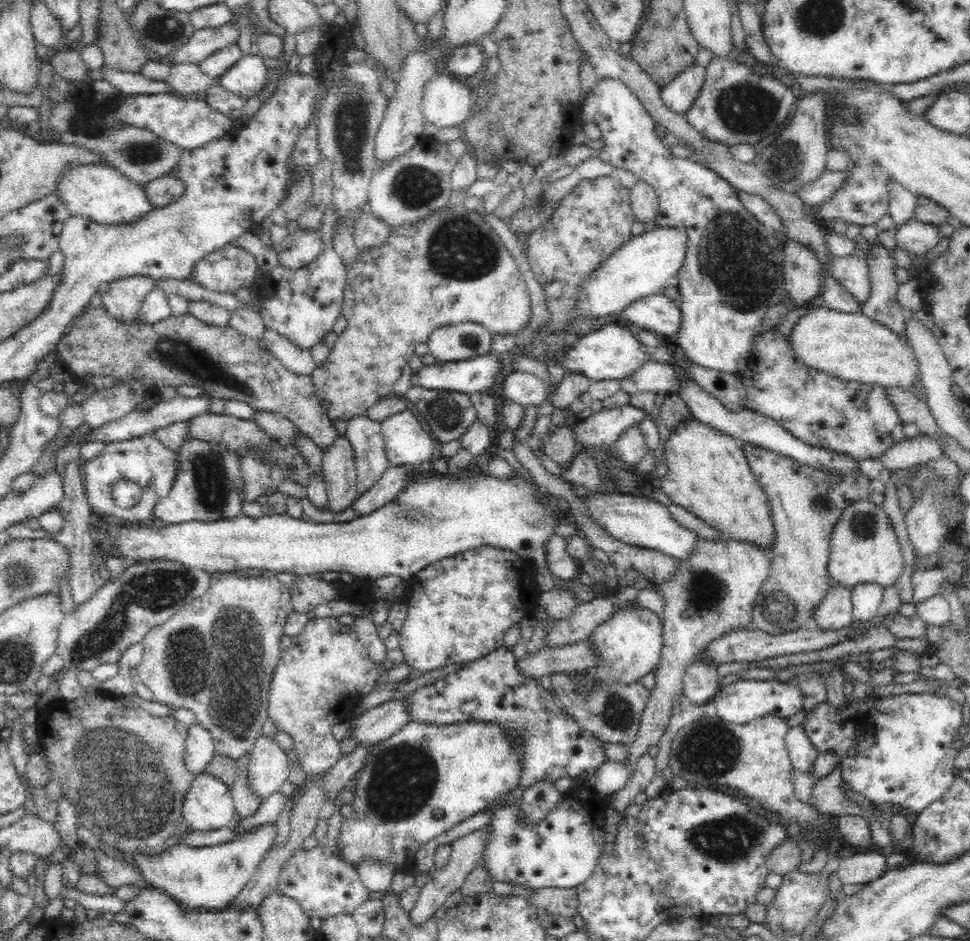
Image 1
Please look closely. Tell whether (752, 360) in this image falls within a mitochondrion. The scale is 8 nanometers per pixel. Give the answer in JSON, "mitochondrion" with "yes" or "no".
{"mitochondrion":"no"}

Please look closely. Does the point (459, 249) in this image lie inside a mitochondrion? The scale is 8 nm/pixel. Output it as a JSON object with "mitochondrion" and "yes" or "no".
{"mitochondrion":"yes"}

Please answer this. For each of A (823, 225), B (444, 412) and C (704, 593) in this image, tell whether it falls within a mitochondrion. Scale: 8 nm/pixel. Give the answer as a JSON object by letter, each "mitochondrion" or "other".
{"A":"other","B":"mitochondrion","C":"mitochondrion"}

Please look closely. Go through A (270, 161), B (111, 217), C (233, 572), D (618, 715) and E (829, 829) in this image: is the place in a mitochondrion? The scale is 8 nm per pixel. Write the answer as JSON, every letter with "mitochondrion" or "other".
{"A":"other","B":"other","C":"other","D":"mitochondrion","E":"other"}

